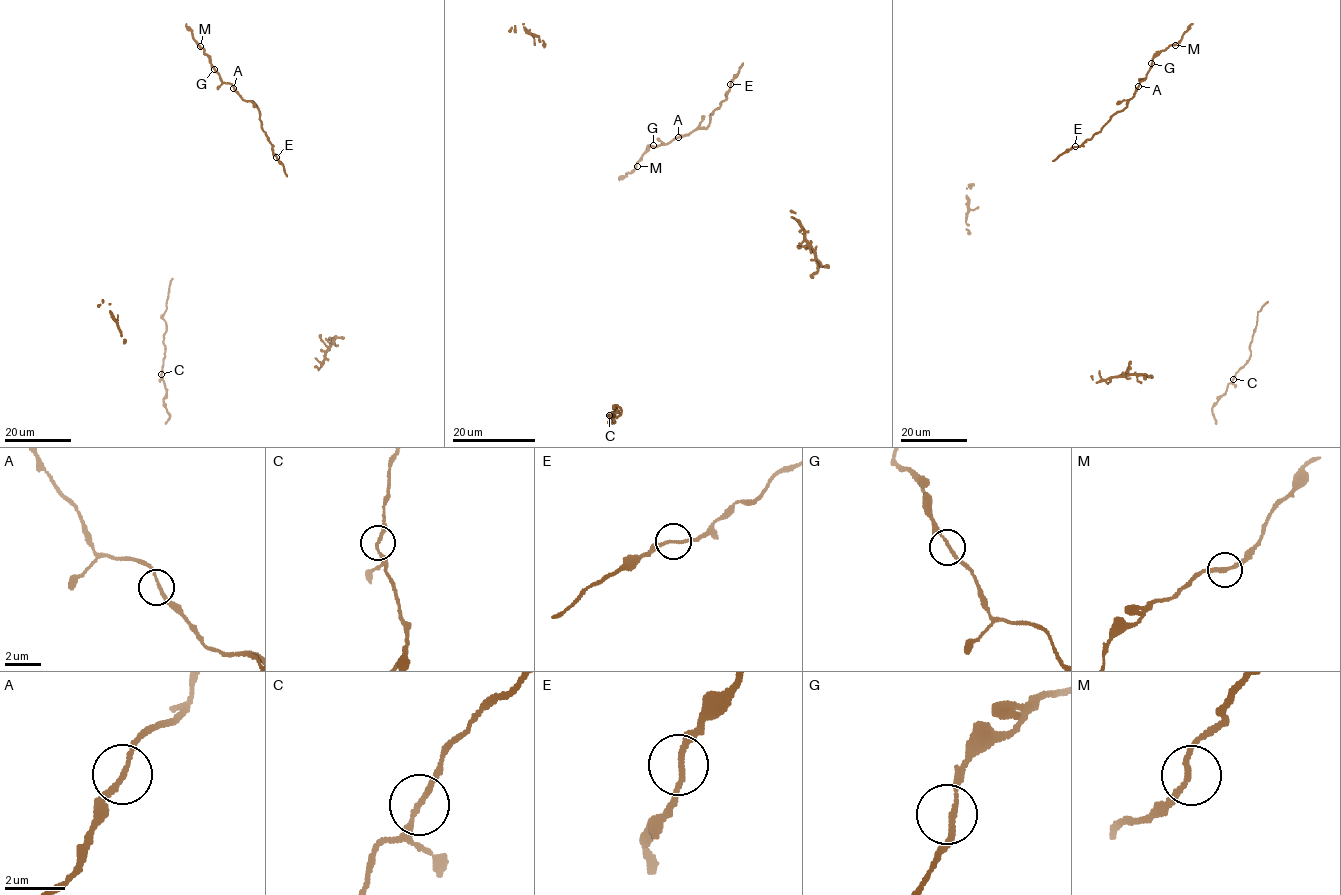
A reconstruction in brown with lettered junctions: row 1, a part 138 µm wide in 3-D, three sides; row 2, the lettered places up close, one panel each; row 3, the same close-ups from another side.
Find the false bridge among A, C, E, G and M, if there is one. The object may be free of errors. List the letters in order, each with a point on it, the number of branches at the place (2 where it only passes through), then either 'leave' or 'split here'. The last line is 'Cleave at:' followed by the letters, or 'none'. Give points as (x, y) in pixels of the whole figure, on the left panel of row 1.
A: place (233, 88); branches 2; leave
C: place (161, 374); branches 2; leave
E: place (276, 157); branches 2; leave
G: place (214, 69); branches 2; leave
M: place (200, 46); branches 2; leave
Cleave at: none

